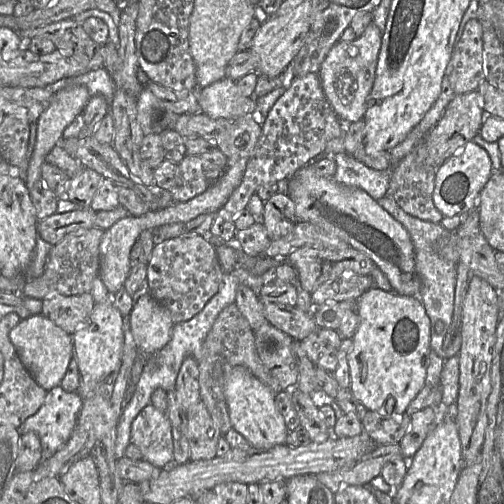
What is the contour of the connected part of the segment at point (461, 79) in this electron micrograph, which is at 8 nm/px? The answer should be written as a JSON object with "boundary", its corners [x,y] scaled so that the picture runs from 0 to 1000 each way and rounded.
{"boundary":[[[935,38],[925,46],[911,81],[905,79],[897,115],[885,137],[885,147],[891,151],[893,169],[903,188],[946,181],[952,165],[964,157],[956,71],[954,46],[946,38]]]}

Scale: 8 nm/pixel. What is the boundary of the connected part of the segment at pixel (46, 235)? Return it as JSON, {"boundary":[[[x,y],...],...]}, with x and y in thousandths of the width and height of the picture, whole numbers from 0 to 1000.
{"boundary":[[[177,413],[131,423],[111,421],[71,438],[73,466],[101,486],[109,486],[139,462],[187,452],[188,425],[190,419]]]}

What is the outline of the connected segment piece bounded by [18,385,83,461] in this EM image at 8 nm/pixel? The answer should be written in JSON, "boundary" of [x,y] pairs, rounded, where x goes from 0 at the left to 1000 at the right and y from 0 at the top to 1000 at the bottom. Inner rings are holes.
{"boundary":[[[119,764],[111,766],[93,776],[87,800],[77,813],[36,847],[40,859],[67,857],[73,861],[83,891],[81,915],[103,907],[137,873],[151,843],[163,796],[153,778],[131,778]]]}

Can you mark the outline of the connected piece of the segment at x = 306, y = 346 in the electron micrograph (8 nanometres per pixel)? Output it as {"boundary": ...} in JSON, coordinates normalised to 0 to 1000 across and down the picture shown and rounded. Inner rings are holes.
{"boundary":[[[629,651],[595,685],[627,730],[661,740],[671,722],[671,696],[681,671],[667,655]]]}

